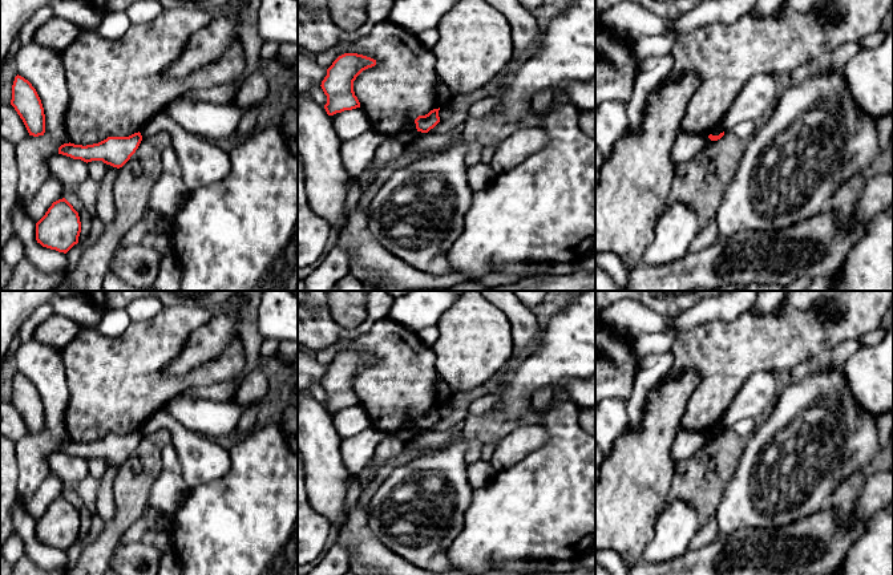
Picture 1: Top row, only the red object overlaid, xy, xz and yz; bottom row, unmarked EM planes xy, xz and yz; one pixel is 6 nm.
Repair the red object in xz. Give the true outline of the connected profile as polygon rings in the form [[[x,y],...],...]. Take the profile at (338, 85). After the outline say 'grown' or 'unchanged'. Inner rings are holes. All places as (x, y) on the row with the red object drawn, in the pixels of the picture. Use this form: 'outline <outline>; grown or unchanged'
outline [[[344,53],[332,62],[320,85],[327,96],[324,109],[328,116],[360,108],[353,81],[363,70],[375,65],[376,60],[357,53]]]; unchanged

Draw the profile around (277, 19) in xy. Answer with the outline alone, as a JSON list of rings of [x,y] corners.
[[[260,0],[259,36],[280,45],[298,45],[298,0]]]

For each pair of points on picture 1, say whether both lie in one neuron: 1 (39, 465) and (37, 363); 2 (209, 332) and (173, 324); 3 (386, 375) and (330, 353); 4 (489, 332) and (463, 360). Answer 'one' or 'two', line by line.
1: one
2: two
3: one
4: one

